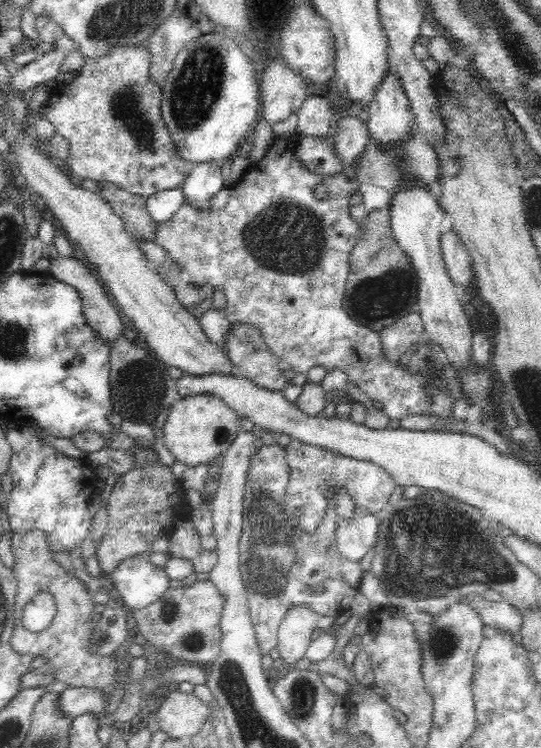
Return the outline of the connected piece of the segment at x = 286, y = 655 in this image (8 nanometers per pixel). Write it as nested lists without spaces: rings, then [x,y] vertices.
[[[306,604],[292,606],[290,612],[284,616],[278,632],[278,652],[284,662],[284,666],[292,668],[300,660],[304,660],[306,650],[310,646],[312,632],[318,630],[330,630],[338,616],[320,616],[314,614]]]

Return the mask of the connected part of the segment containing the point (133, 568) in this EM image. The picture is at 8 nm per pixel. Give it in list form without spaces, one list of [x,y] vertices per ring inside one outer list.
[[[150,552],[128,558],[112,572],[116,592],[120,594],[126,610],[142,610],[160,600],[170,588],[170,578],[164,568],[150,562]]]

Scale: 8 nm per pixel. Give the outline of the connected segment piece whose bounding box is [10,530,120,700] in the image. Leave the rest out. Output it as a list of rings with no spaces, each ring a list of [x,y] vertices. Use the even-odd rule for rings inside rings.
[[[10,532],[12,536],[12,552],[16,556],[16,566],[12,568],[18,592],[16,592],[16,626],[14,636],[10,640],[10,646],[18,654],[30,654],[30,656],[44,656],[48,664],[56,670],[54,680],[66,682],[70,688],[96,688],[104,692],[104,698],[110,700],[110,694],[114,692],[114,676],[120,670],[120,662],[116,662],[112,656],[96,656],[90,654],[90,634],[94,630],[94,624],[90,622],[90,614],[94,612],[92,594],[86,588],[82,580],[76,576],[70,576],[64,572],[62,566],[56,564],[54,556],[56,552],[50,548],[46,532]],[[50,592],[56,600],[56,616],[48,630],[36,634],[24,628],[22,618],[26,606],[34,600],[36,594]]]

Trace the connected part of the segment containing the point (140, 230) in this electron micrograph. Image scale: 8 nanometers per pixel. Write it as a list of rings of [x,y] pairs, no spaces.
[[[100,182],[98,196],[104,198],[114,214],[122,218],[122,222],[126,224],[126,232],[136,242],[154,242],[158,224],[150,218],[150,212],[146,210],[146,198],[130,194],[110,182]]]

